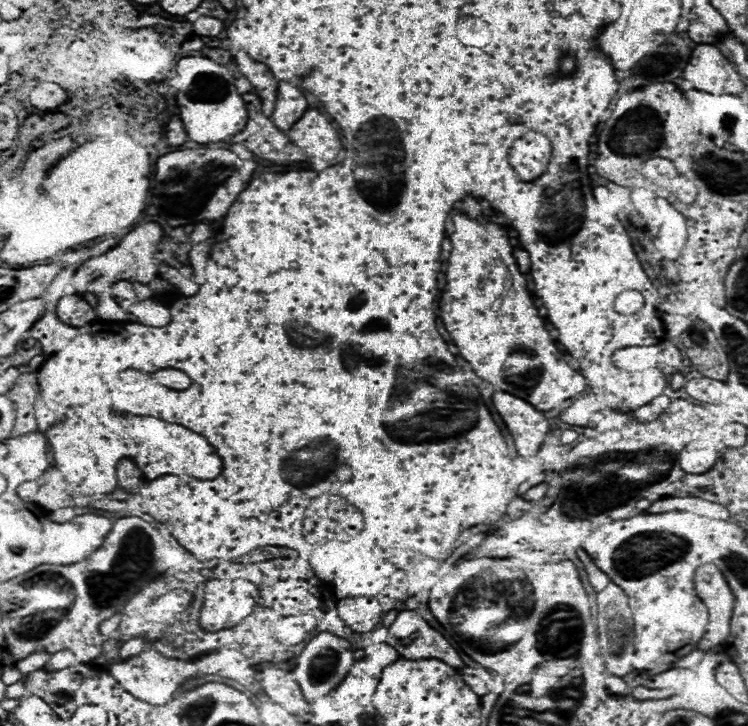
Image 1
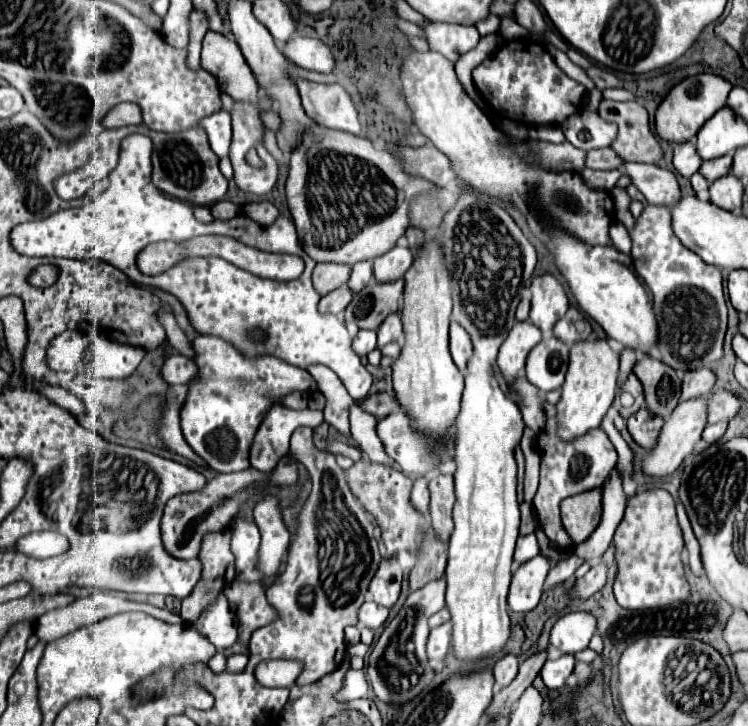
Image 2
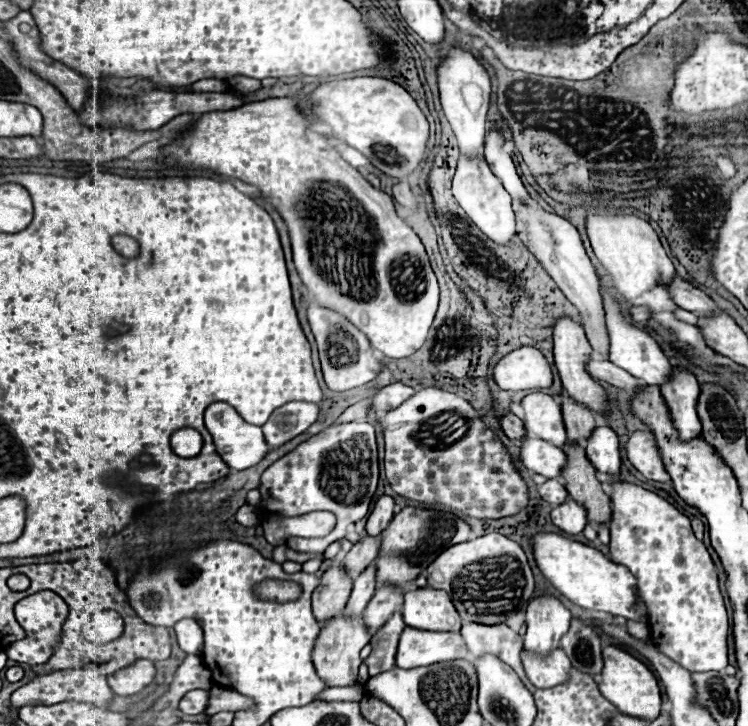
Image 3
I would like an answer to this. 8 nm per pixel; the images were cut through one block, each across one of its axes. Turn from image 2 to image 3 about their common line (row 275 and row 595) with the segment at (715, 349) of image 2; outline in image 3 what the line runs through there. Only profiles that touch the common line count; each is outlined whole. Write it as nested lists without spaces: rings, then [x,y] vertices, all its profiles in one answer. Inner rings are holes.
[[[614,482],[610,490],[610,500],[612,500],[610,560],[616,564],[624,564],[636,578],[638,596],[648,608],[652,644],[662,654],[682,664],[690,672],[712,672],[712,670],[726,668],[728,666],[728,630],[730,630],[728,614],[726,614],[724,598],[718,588],[714,562],[706,546],[700,540],[696,540],[690,528],[690,520],[664,498],[636,484]]]

